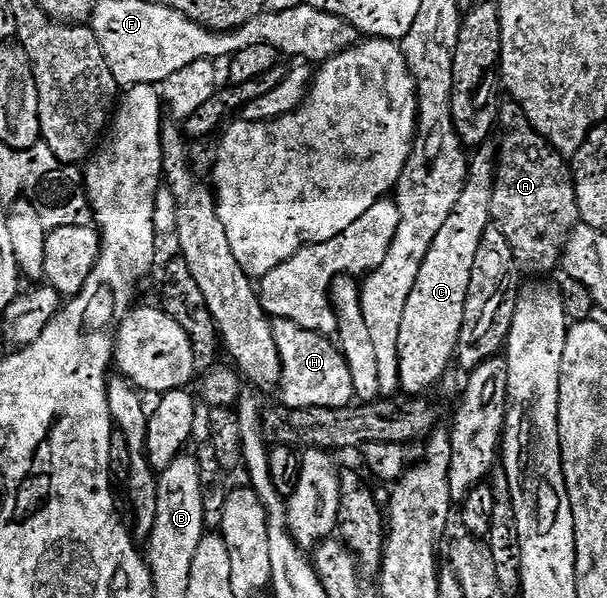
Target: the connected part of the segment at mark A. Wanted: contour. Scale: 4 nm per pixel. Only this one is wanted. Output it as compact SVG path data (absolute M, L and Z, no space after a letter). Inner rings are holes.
M510 98L498 109L498 128L502 132L502 145L496 148L496 171L494 174L494 193L492 194L493 223L501 228L502 233L514 251L514 257L519 265L531 277L542 278L545 272L557 269L562 263L562 256L566 253L566 243L572 230L578 225L579 215L577 206L574 173L567 157L561 156L546 139L535 130L528 114L517 100Z

